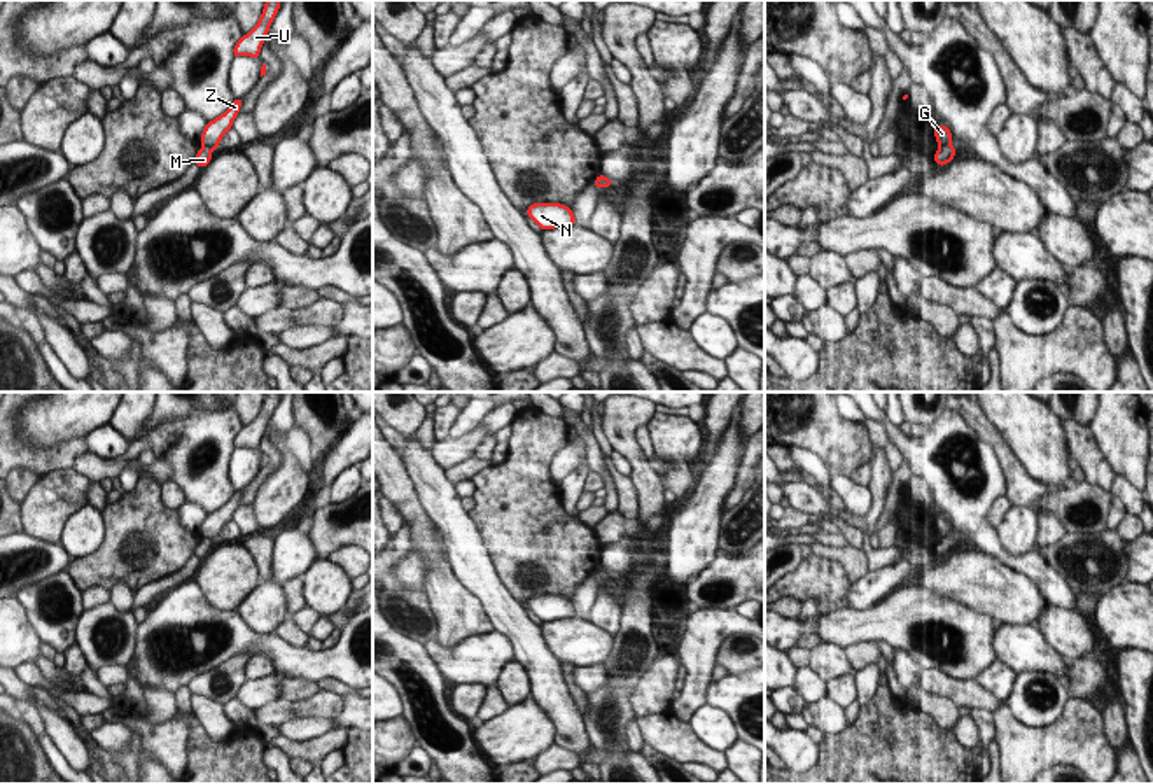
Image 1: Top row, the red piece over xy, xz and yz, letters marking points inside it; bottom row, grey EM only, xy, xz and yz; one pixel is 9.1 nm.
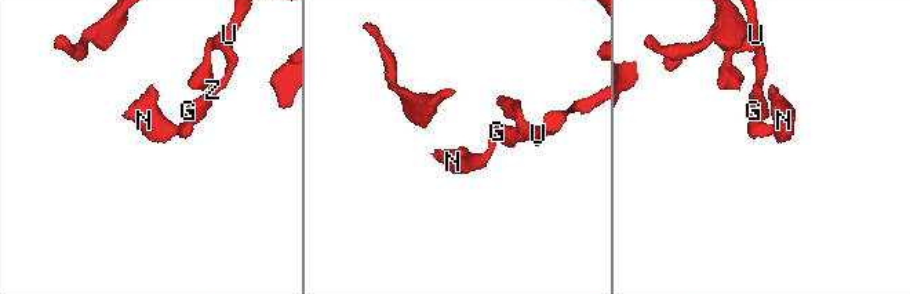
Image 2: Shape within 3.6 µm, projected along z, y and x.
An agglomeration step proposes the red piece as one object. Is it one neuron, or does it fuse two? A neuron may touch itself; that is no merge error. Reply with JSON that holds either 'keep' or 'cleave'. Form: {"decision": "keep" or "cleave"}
{"decision": "cleave"}

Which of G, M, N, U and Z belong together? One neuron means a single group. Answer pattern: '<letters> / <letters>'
G U Z / M N

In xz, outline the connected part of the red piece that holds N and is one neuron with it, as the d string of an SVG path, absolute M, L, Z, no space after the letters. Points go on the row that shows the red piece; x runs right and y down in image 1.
M534 203L527 208L530 217L542 231L569 228L576 222L572 208L560 203Z

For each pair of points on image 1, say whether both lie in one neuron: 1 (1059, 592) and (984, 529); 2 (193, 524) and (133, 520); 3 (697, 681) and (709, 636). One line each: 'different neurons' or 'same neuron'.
1: same neuron
2: different neurons
3: same neuron

